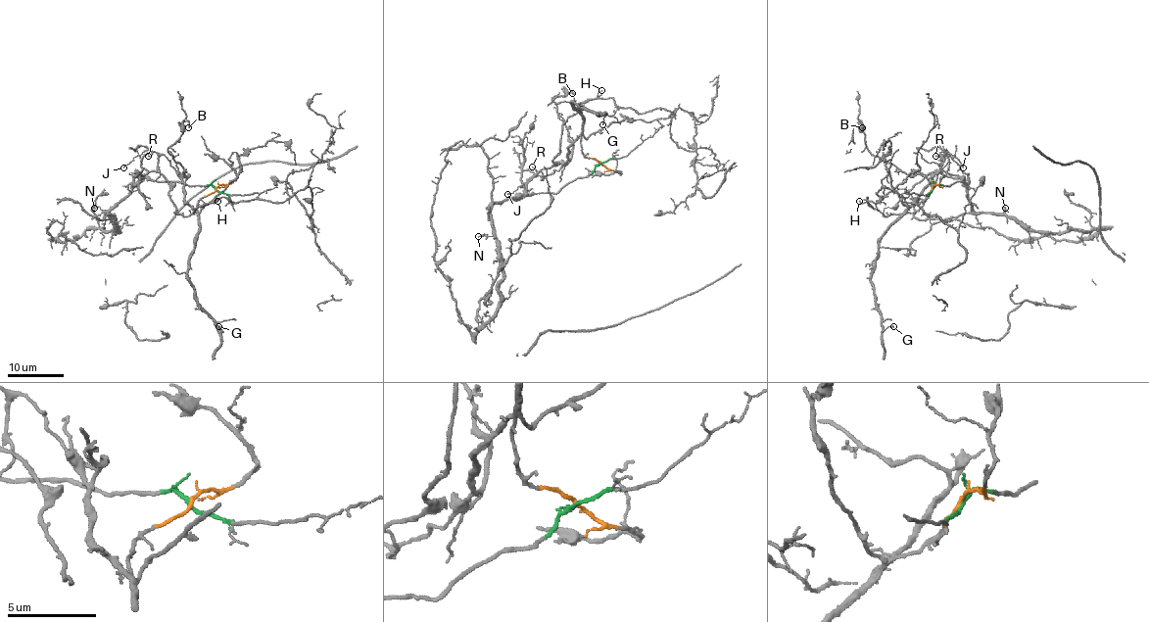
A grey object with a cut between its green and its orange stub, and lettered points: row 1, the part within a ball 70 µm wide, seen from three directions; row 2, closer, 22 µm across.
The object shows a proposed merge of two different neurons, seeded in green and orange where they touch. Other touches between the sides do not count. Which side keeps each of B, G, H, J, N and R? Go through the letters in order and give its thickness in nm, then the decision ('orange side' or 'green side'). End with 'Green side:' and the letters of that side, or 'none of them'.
B: 120 nm thick; orange side
G: 140 nm thick; orange side
H: 90 nm thick; green side
J: 110 nm thick; orange side
N: 100 nm thick; green side
R: 100 nm thick; orange side
Green side: H, N

